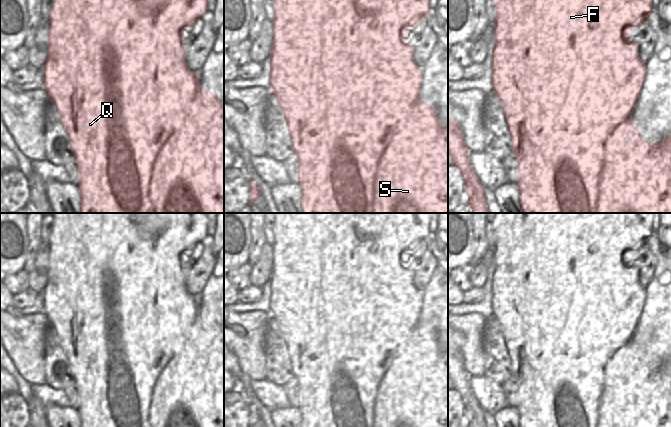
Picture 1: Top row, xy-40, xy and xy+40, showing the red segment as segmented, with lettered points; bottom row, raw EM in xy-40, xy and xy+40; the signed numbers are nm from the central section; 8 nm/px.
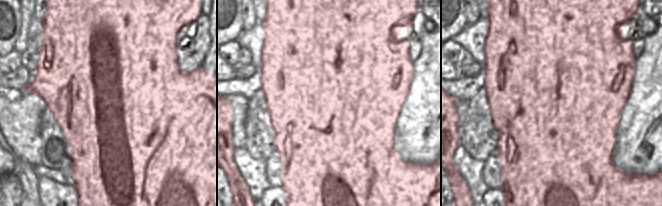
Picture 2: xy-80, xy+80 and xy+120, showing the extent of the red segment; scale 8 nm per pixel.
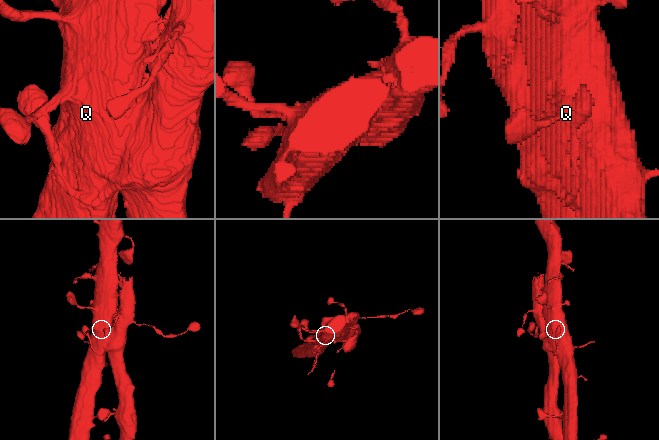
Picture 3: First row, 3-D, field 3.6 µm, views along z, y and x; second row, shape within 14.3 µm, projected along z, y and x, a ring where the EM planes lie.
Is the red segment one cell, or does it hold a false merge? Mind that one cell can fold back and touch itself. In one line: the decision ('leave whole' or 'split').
split

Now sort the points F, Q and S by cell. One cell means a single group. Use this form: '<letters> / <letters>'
F Q / S

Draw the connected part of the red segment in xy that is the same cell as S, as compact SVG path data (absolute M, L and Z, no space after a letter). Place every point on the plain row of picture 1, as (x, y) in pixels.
M420 316L404 350L384 376L373 410L372 427L448 427L448 352L438 346L434 332L420 322Z

